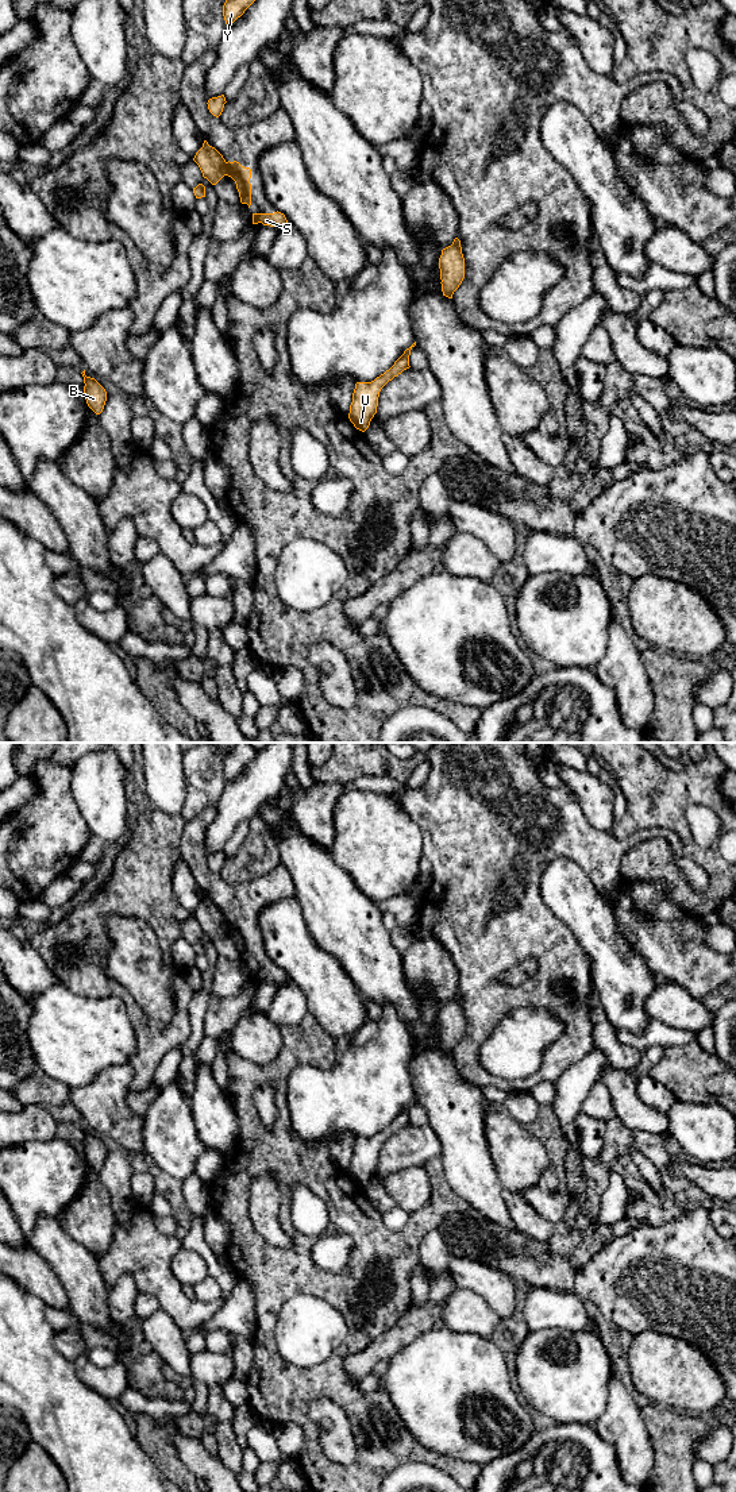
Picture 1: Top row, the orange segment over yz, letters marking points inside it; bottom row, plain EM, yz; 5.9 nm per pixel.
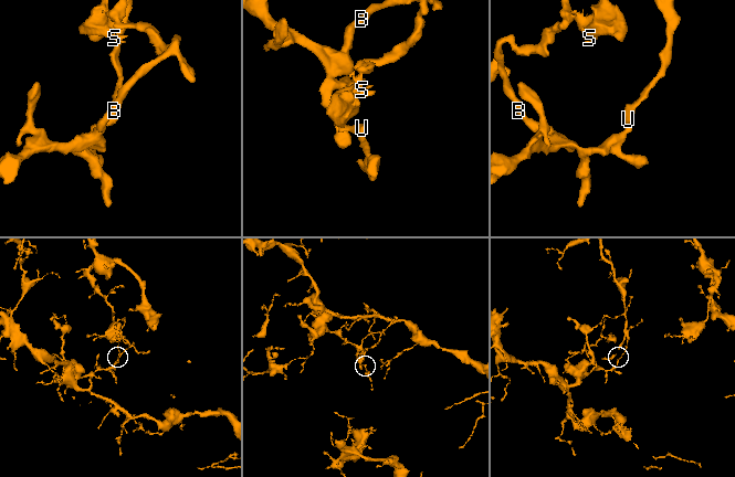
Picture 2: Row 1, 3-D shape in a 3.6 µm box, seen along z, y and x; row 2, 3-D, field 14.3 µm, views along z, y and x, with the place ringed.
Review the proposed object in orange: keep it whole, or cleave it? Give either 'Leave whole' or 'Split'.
Split

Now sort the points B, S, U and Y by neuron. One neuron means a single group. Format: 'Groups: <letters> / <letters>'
Groups: B U Y / S

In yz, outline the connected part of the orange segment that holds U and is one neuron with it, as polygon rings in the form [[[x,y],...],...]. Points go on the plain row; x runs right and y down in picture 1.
[[[416,1098],[404,1107],[404,1110],[394,1118],[394,1121],[384,1130],[371,1138],[357,1138],[352,1149],[352,1158],[350,1161],[348,1175],[354,1183],[365,1188],[374,1171],[377,1169],[378,1153],[381,1145],[394,1133],[409,1125],[411,1106]]]

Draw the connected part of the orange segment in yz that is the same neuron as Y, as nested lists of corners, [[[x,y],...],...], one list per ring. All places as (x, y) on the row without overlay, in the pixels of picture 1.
[[[236,743],[223,762],[223,772],[227,782],[231,782],[255,757],[255,749],[248,743]]]

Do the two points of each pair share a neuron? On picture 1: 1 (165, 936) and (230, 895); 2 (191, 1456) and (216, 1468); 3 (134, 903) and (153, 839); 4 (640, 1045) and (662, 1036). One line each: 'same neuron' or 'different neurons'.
1: different neurons
2: same neuron
3: same neuron
4: same neuron

